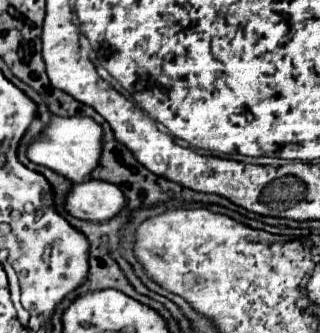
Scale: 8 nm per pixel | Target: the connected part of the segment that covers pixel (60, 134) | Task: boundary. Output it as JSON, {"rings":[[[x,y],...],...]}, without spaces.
{"rings":[[[54,116],[50,126],[42,132],[42,136],[28,146],[26,156],[30,162],[42,164],[42,166],[66,176],[74,184],[84,182],[98,168],[100,158],[102,158],[102,126],[96,124],[92,118]]]}

